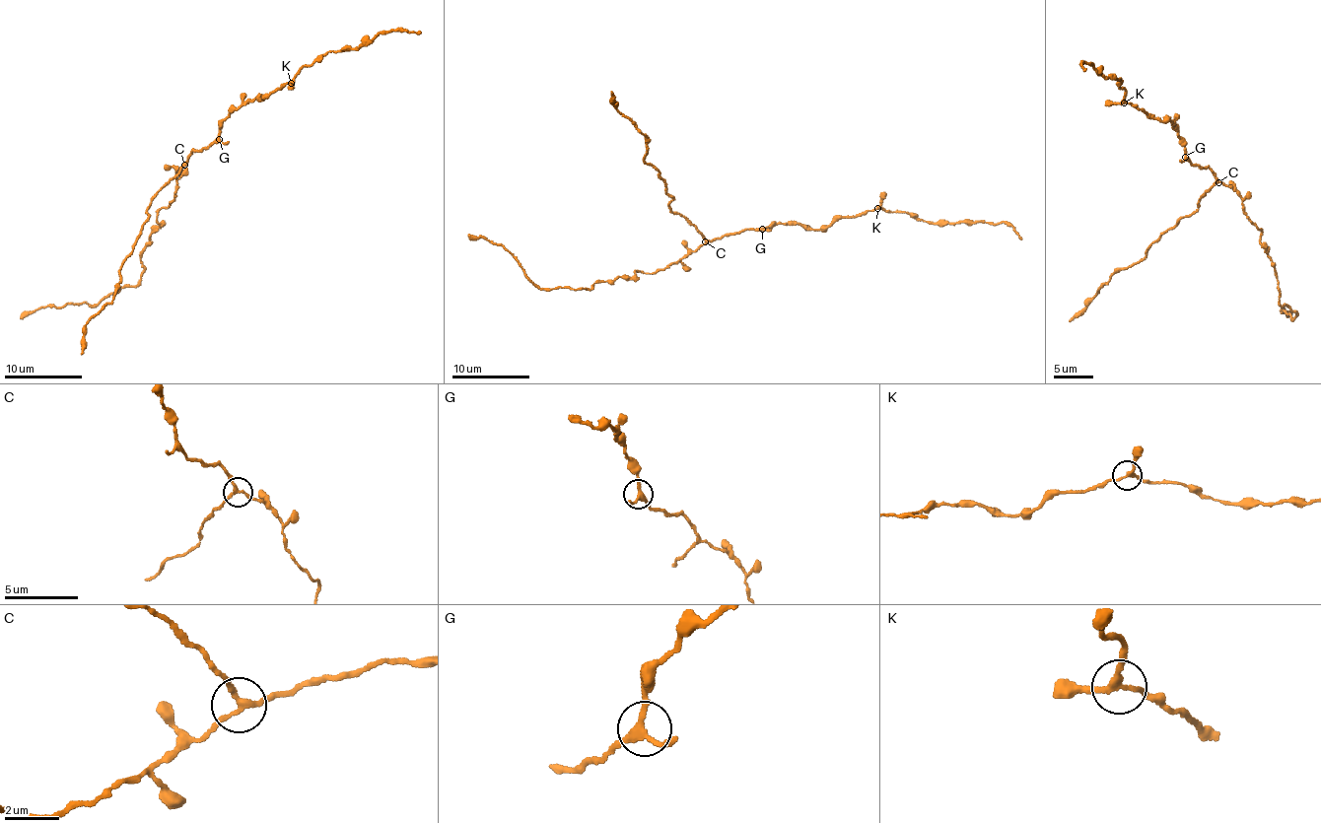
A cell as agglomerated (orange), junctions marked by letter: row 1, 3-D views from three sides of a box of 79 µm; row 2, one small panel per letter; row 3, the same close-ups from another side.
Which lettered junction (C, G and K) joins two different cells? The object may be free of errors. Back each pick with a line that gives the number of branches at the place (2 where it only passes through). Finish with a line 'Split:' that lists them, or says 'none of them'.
Split: none of them

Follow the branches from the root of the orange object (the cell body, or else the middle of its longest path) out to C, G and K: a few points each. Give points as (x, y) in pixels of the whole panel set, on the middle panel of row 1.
C: (726, 234), (705, 241)
G: (726, 234), (762, 229)
K: (726, 234), (786, 223), (799, 224), (809, 229), (827, 228), (841, 218), (877, 208)

